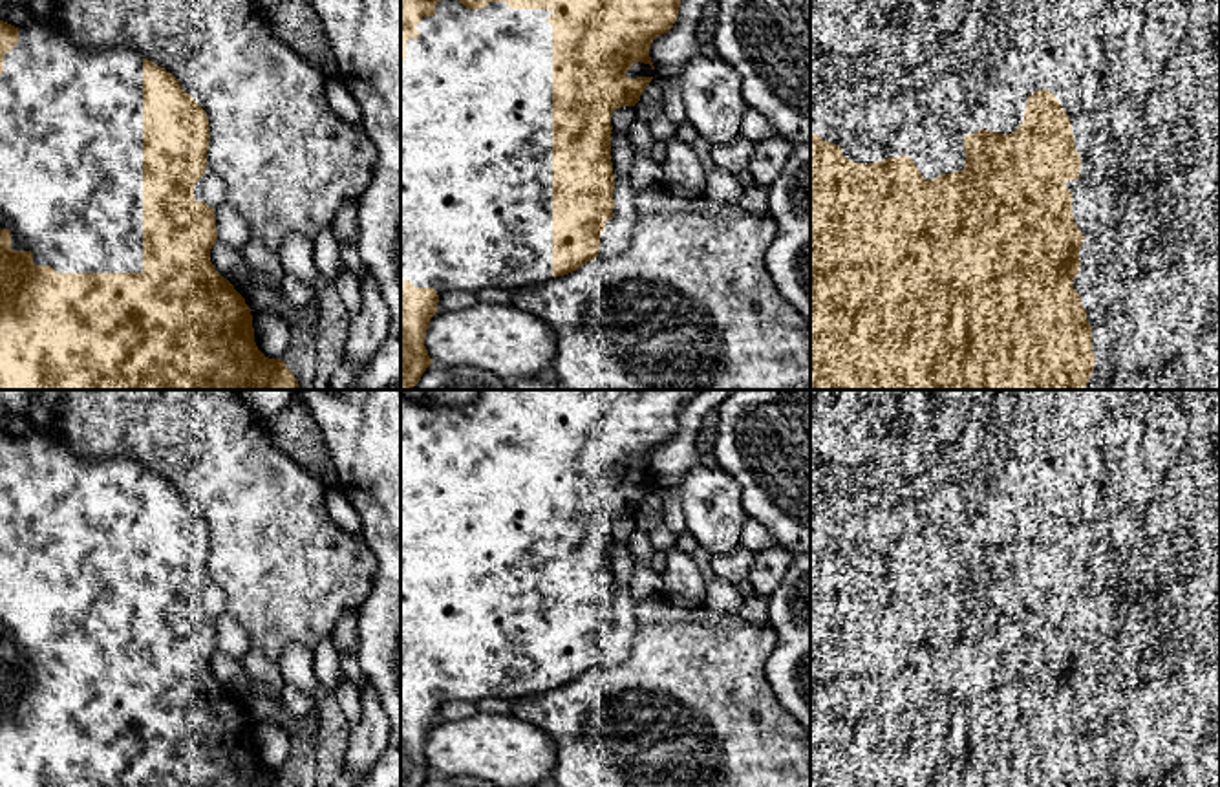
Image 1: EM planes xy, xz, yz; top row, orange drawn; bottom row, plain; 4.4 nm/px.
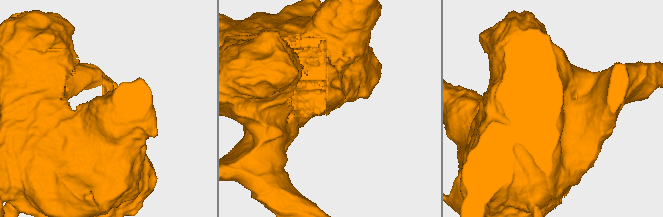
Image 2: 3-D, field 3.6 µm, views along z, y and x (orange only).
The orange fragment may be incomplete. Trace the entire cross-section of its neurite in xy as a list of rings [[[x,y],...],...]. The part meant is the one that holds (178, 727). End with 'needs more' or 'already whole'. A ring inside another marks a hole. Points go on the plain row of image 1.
[[[0,430],[0,787],[294,787],[282,769],[265,767],[254,752],[251,717],[210,672],[218,650],[214,619],[205,613],[203,589],[218,586],[207,571],[209,527],[165,478],[128,458],[77,456],[55,432],[35,430],[15,437]]]; needs more

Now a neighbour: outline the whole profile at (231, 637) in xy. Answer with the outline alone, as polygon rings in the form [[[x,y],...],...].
[[[227,611],[214,619],[218,650],[229,655],[243,655],[251,648],[249,633]]]

